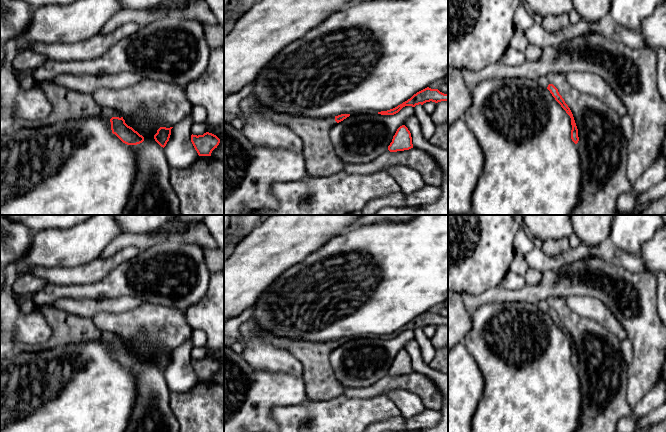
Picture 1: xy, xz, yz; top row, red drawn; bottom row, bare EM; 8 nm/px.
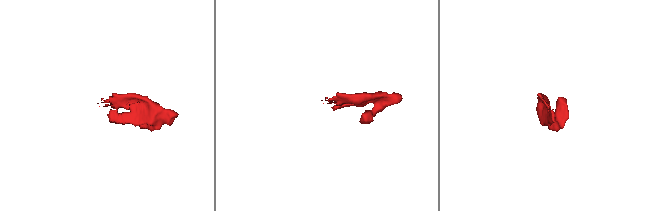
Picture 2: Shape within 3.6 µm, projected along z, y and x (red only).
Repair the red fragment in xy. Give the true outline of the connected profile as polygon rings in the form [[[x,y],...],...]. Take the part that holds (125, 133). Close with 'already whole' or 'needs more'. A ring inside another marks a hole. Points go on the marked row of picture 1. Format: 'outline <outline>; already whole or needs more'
outline [[[54,80],[36,84],[52,104],[52,112],[46,118],[52,124],[86,117],[102,117],[111,122],[112,133],[127,145],[137,145],[144,137],[125,123],[122,115],[111,108],[99,105],[91,94],[74,92],[57,85]]]; needs more

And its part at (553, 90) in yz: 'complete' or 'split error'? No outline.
complete

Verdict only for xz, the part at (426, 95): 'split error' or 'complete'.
complete

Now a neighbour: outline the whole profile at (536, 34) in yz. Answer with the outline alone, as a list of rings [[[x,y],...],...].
[[[581,19],[579,22],[569,24],[566,28],[556,32],[549,32],[543,28],[542,24],[533,23],[530,28],[524,31],[524,35],[529,44],[534,44],[543,49],[548,46],[559,46],[565,41],[593,32],[601,33],[598,24]]]

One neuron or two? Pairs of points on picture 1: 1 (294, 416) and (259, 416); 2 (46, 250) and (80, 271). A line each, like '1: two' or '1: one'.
1: two
2: two

